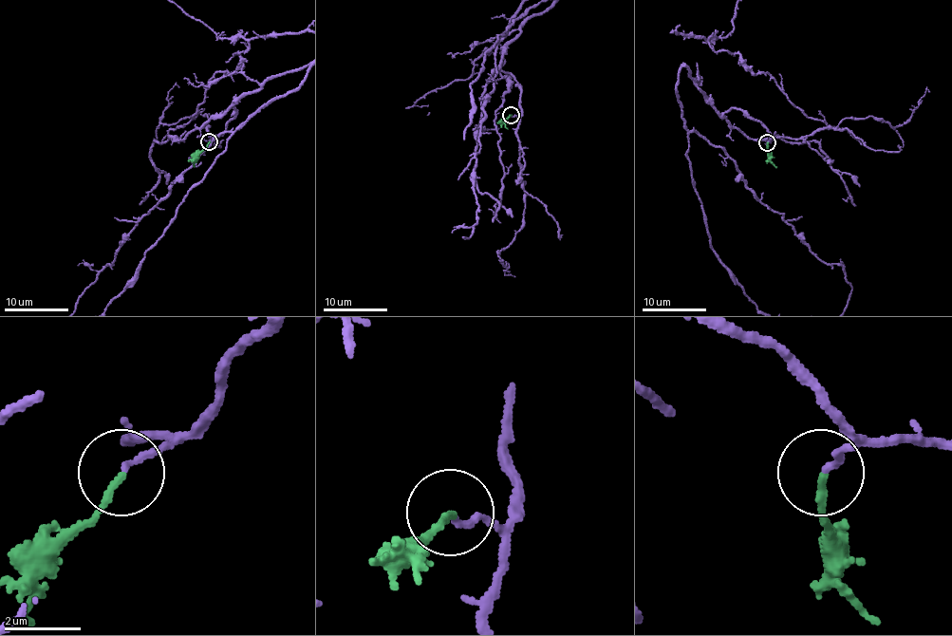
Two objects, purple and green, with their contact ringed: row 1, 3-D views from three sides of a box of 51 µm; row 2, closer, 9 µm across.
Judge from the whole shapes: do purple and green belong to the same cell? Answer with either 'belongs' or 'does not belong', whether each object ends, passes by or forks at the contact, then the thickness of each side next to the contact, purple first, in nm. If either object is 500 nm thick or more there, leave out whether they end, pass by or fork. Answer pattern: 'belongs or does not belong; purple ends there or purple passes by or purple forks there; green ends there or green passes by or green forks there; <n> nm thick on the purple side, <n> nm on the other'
belongs; purple ends there; green ends there; 160 nm thick on the purple side, 180 nm on the other

